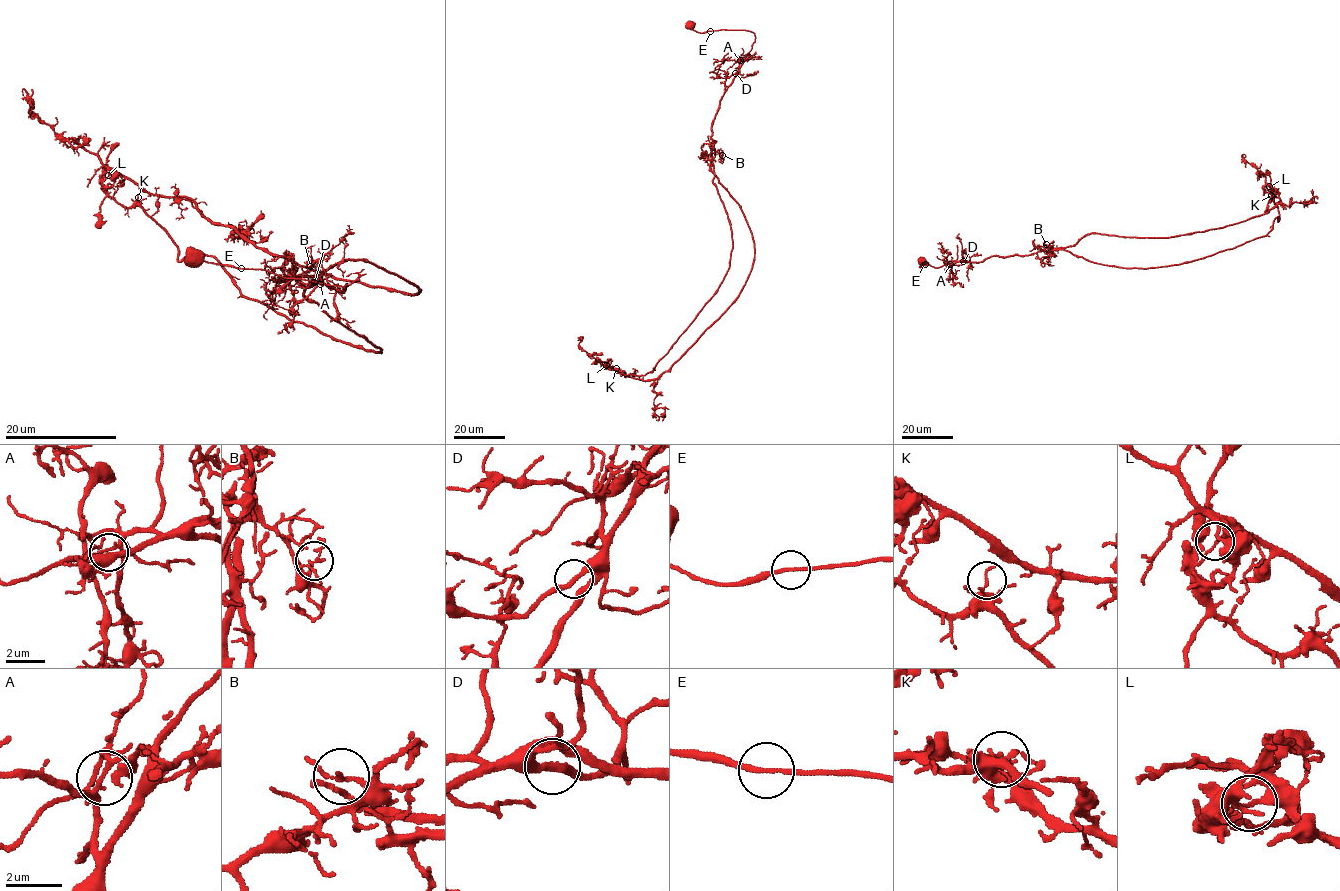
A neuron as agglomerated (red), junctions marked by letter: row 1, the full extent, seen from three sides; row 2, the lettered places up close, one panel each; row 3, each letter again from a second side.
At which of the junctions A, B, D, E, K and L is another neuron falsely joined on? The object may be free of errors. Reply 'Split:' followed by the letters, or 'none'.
Split: L

